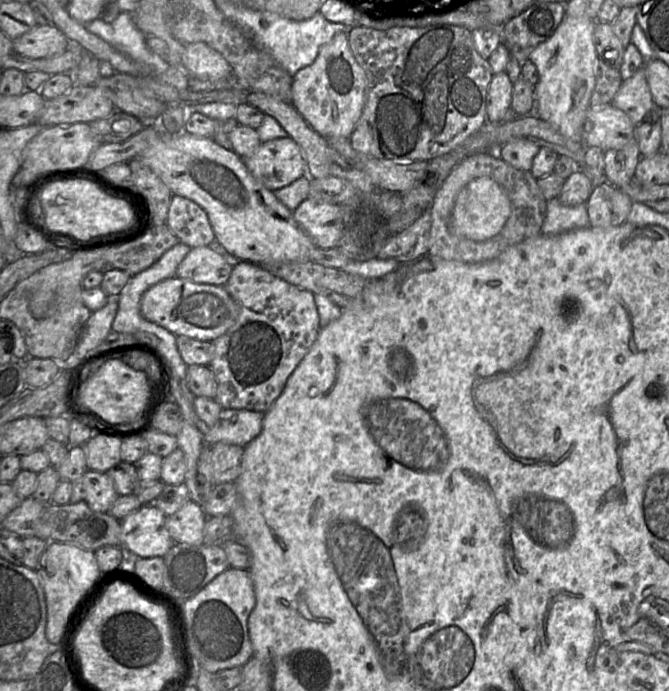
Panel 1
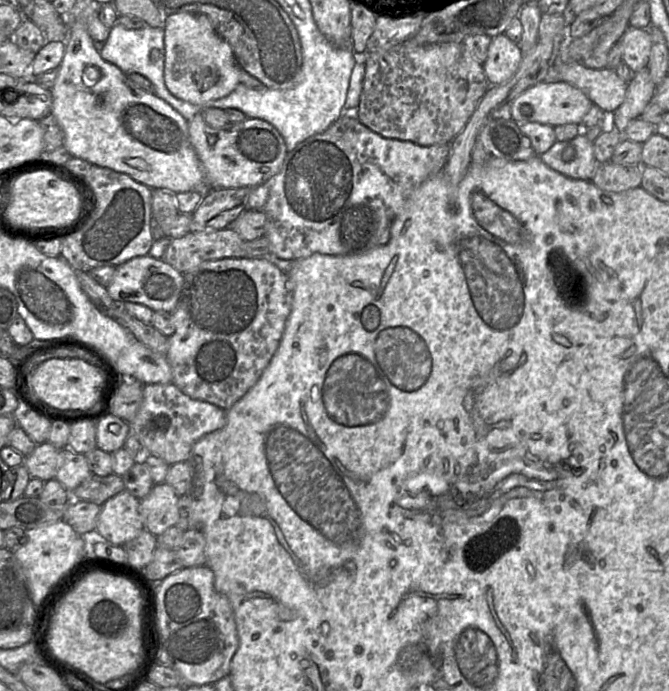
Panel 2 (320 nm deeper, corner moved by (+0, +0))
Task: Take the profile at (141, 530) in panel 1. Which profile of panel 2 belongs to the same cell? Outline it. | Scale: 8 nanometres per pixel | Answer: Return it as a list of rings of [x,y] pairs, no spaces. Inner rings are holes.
[[[126,489],[101,505],[96,532],[114,545],[125,545],[144,529],[140,500]]]

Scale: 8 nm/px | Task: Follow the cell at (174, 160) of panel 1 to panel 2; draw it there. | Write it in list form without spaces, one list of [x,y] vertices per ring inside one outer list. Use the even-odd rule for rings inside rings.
[[[68,21],[68,37],[66,40],[66,51],[57,70],[58,75],[53,87],[51,88],[51,114],[56,118],[59,126],[63,131],[63,146],[69,151],[69,153],[72,156],[84,159],[90,162],[92,165],[110,168],[114,171],[127,174],[135,181],[146,185],[151,189],[163,189],[173,194],[197,191],[202,193],[203,195],[211,189],[206,182],[202,165],[191,144],[188,131],[188,121],[174,108],[172,108],[162,99],[158,98],[156,95],[147,93],[146,91],[138,88],[129,79],[128,75],[122,72],[117,66],[103,60],[99,52],[95,49],[93,45],[93,39],[90,37],[89,33],[86,30],[85,24],[82,21]]]

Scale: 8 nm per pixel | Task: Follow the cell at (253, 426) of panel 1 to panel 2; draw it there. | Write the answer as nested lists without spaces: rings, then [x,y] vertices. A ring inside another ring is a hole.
[[[173,383],[146,384],[143,386],[141,405],[133,420],[128,423],[130,434],[134,434],[150,454],[173,465],[190,460],[193,445],[204,435],[221,429],[226,424],[226,411],[206,401],[192,399]]]

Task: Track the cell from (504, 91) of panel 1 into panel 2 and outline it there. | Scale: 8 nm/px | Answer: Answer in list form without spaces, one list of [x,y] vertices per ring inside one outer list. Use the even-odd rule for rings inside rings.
[[[505,33],[492,38],[483,70],[490,85],[500,85],[510,80],[522,61],[522,51]]]

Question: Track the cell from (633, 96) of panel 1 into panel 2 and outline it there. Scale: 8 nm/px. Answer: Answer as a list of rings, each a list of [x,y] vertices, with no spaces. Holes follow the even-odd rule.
[[[581,61],[554,64],[553,77],[550,78],[574,85],[608,116],[623,103],[628,85],[615,70],[588,68]]]

